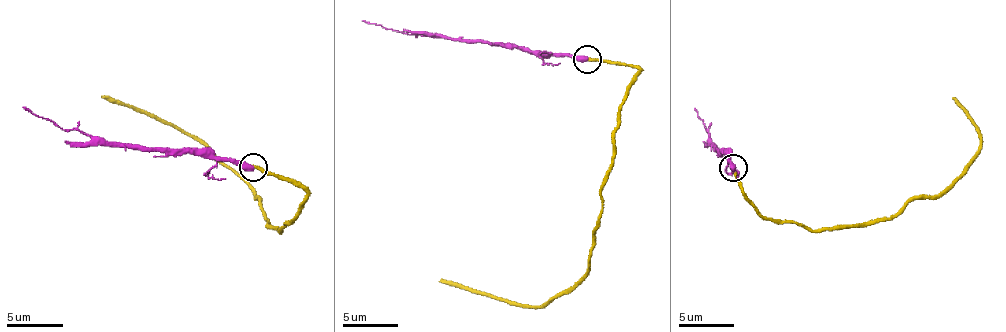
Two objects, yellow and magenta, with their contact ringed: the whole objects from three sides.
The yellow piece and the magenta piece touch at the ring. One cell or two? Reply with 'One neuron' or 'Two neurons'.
Two neurons

